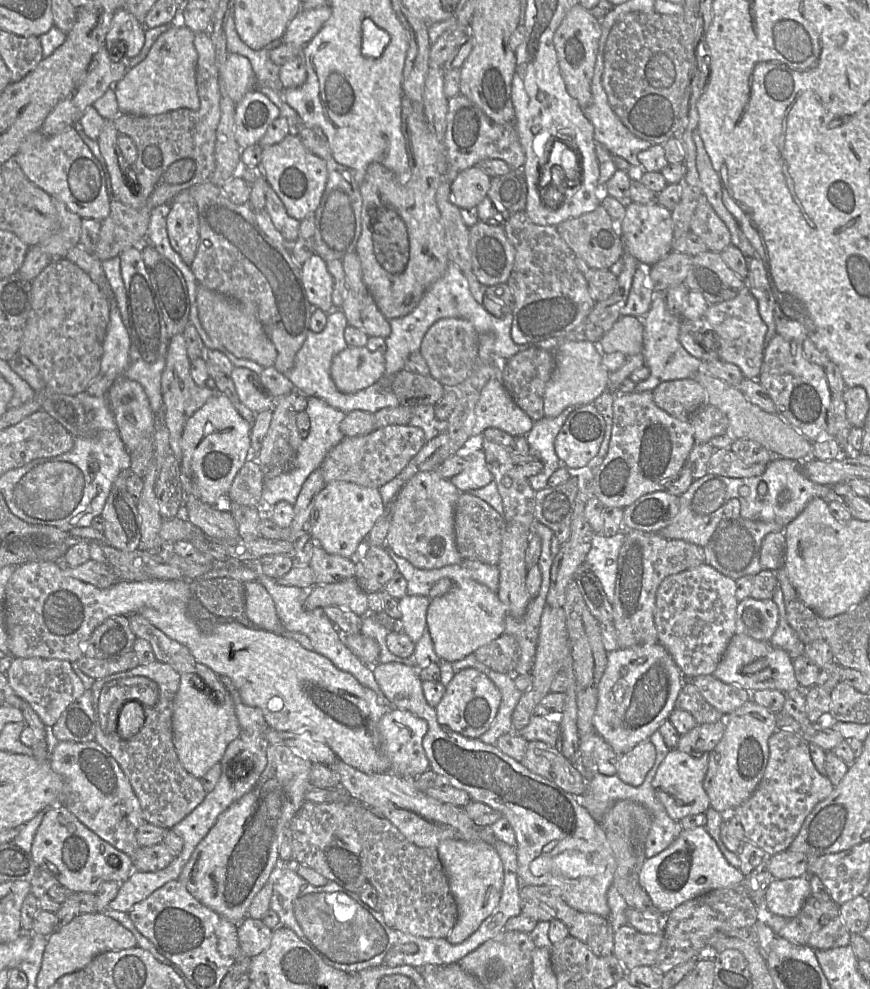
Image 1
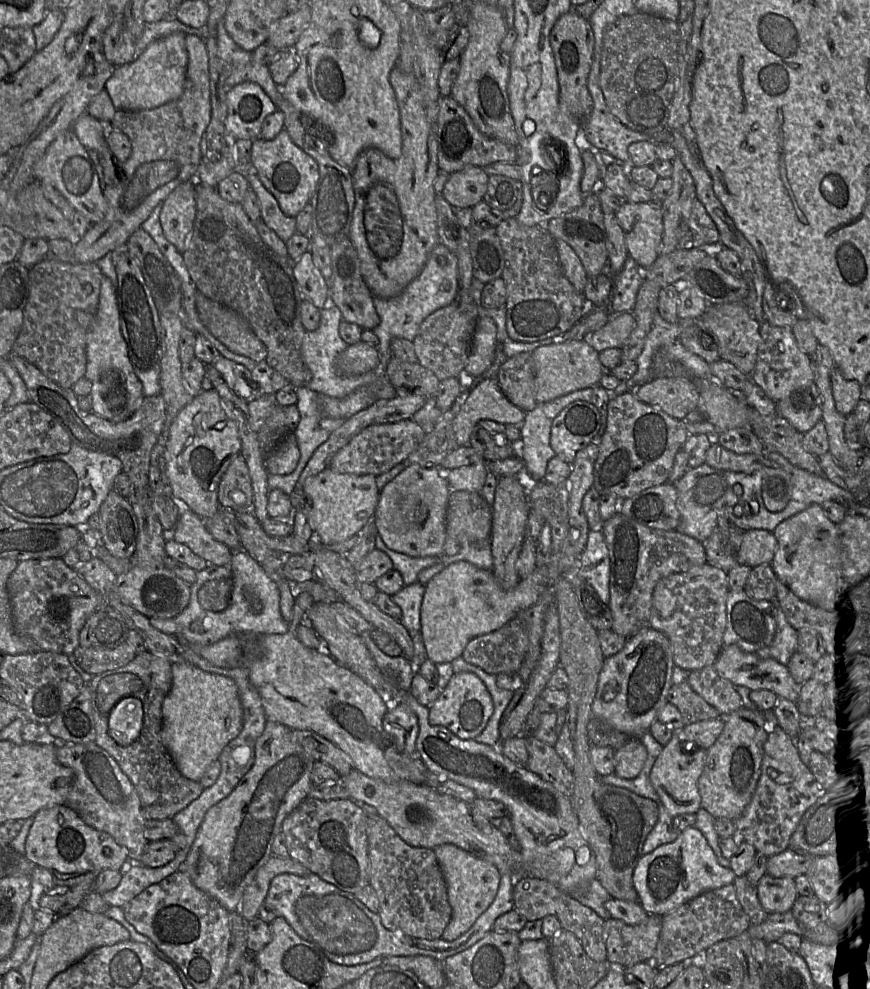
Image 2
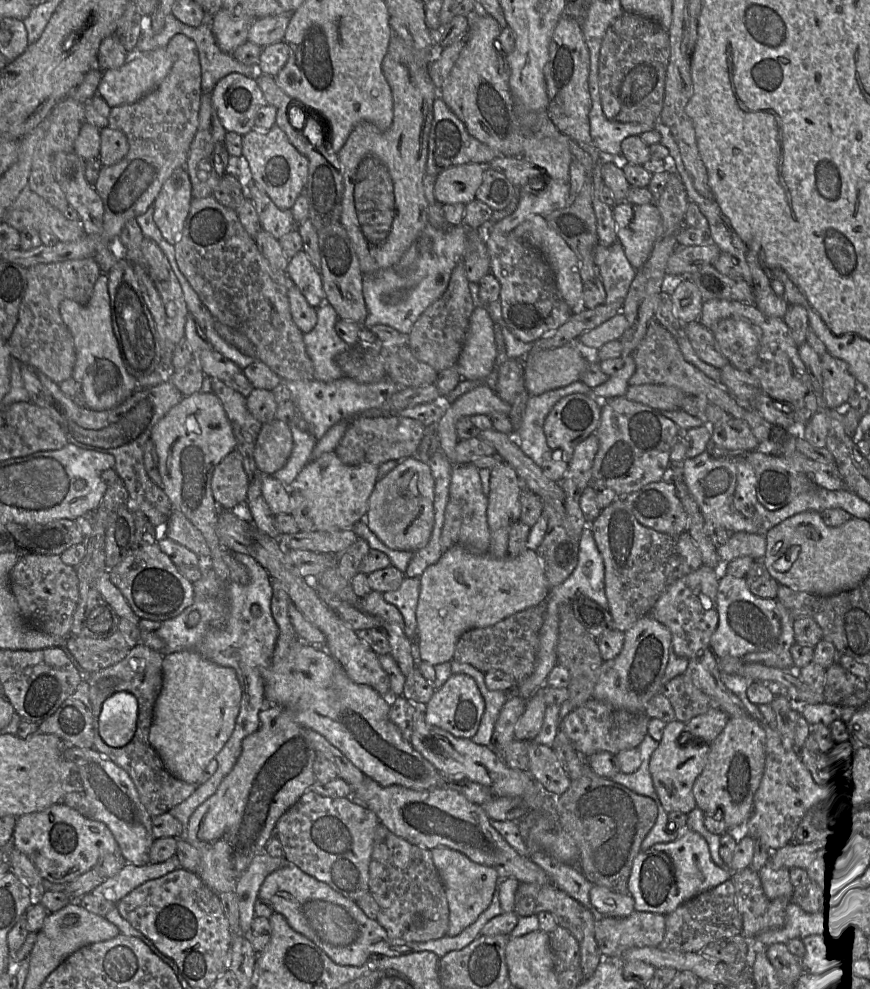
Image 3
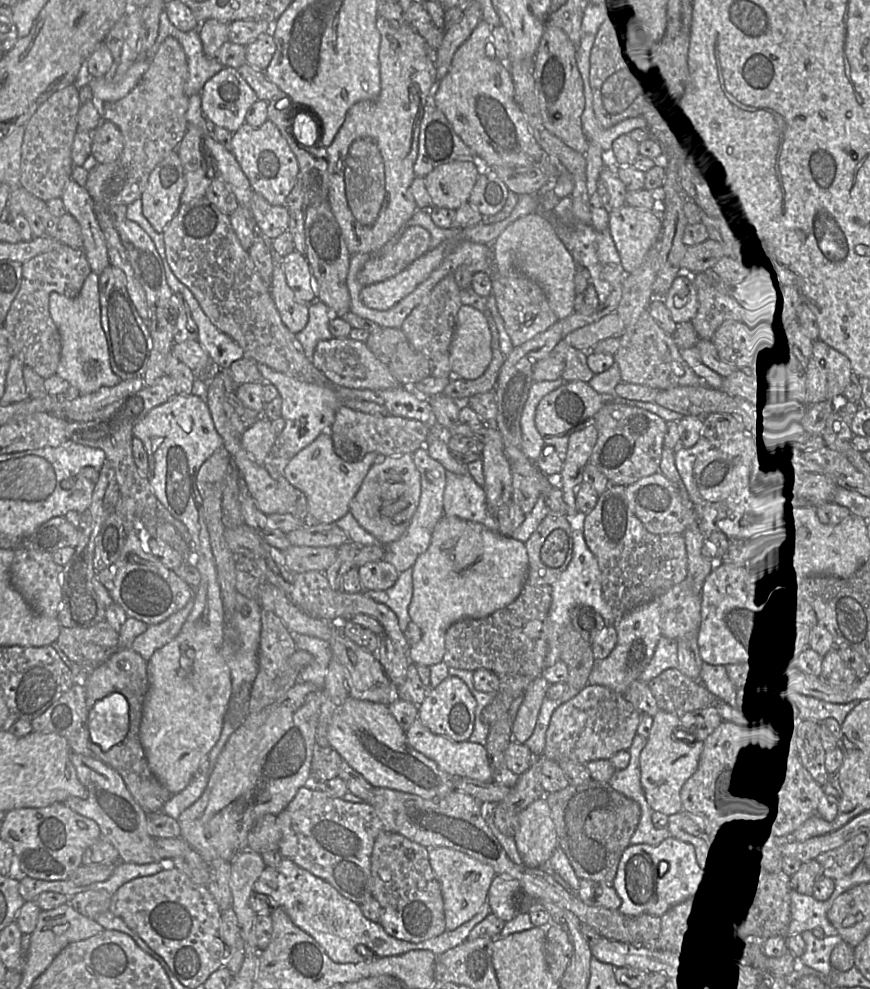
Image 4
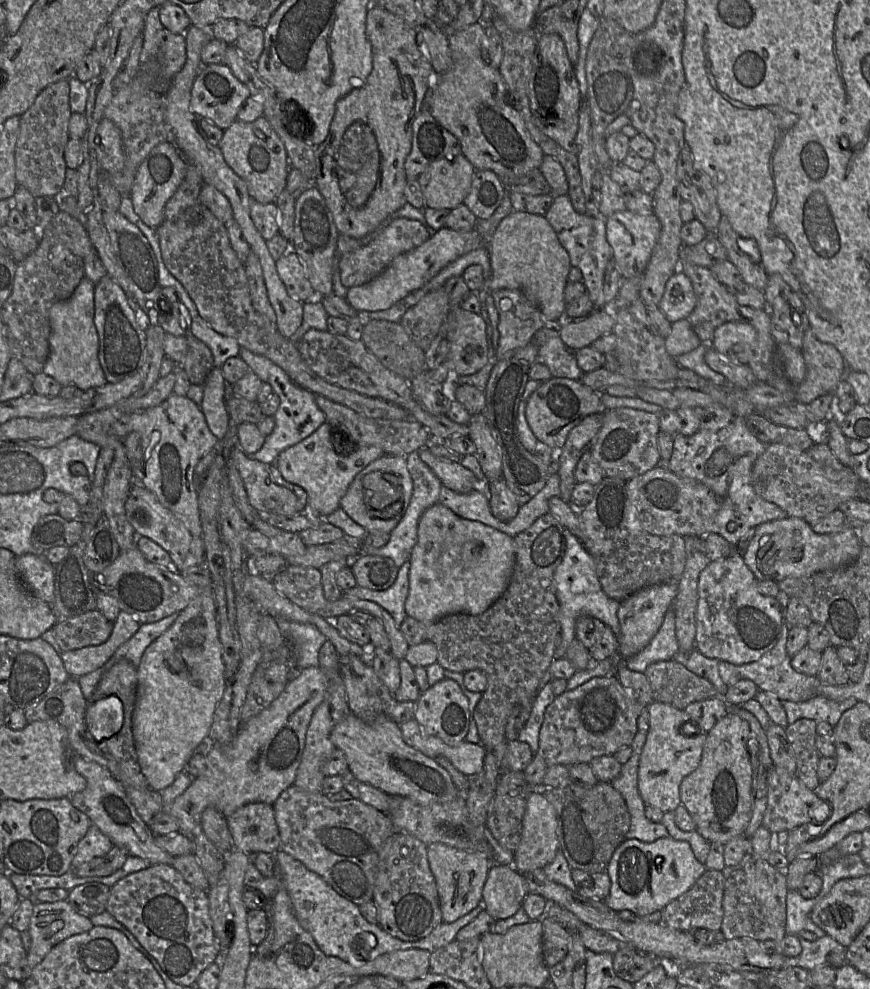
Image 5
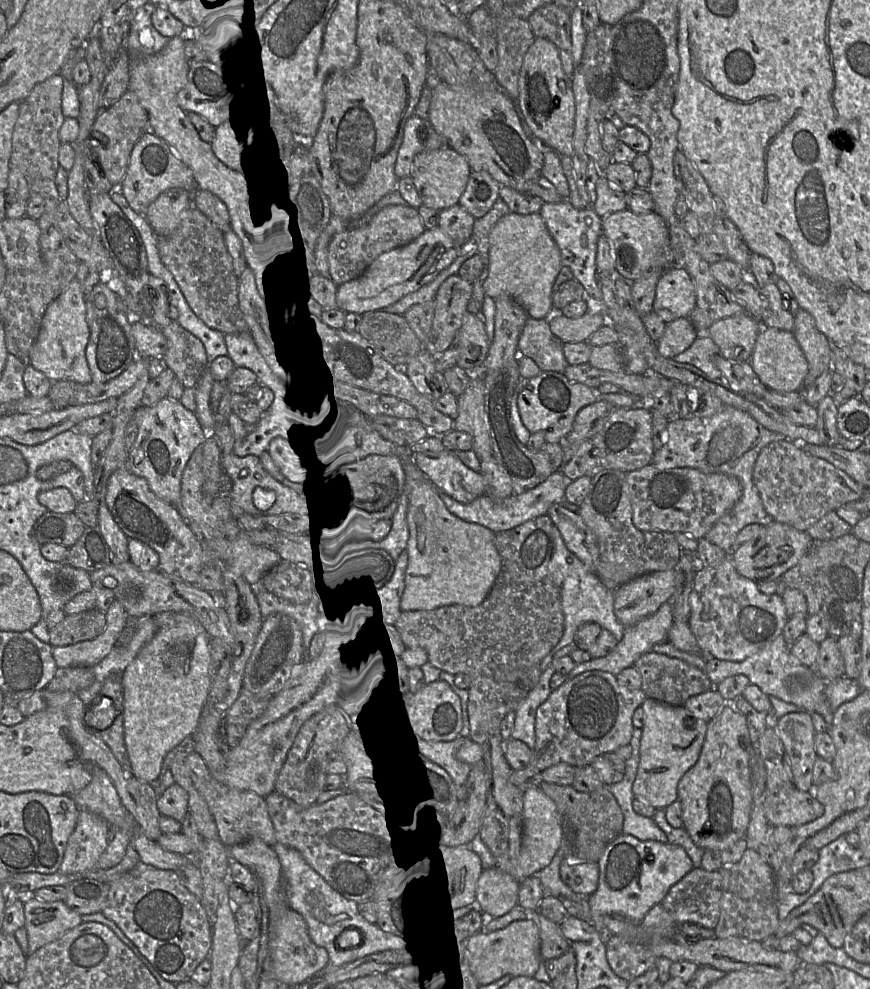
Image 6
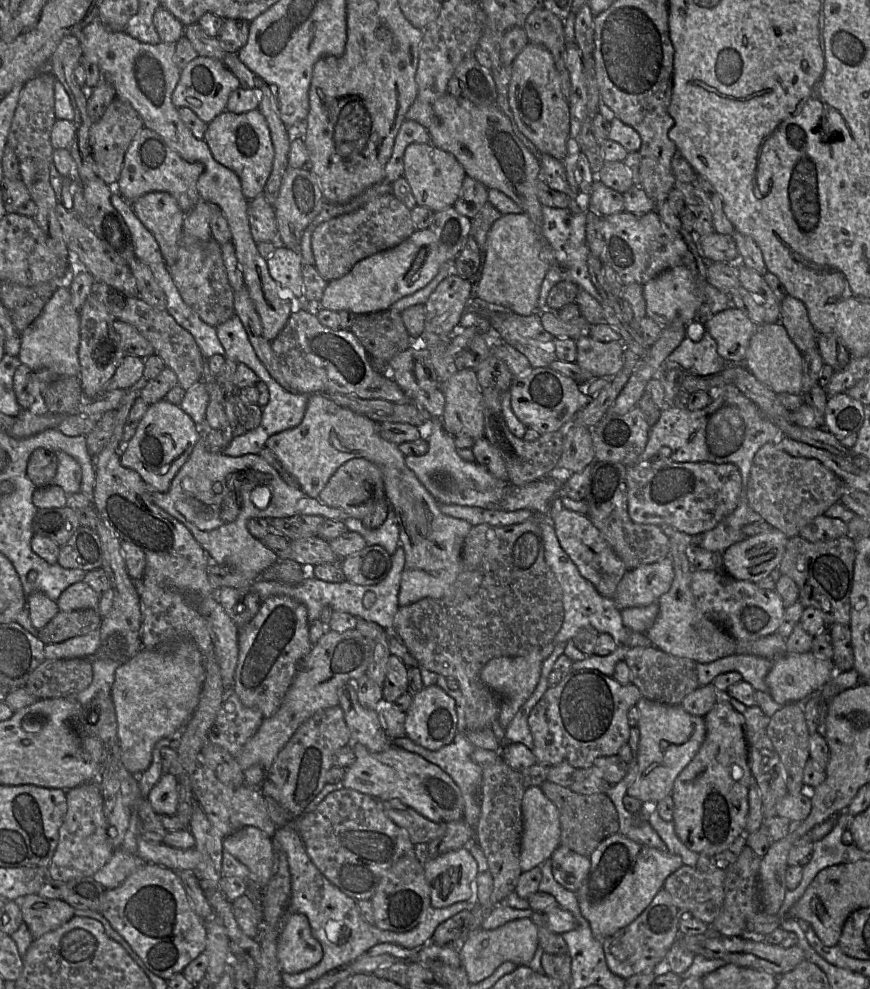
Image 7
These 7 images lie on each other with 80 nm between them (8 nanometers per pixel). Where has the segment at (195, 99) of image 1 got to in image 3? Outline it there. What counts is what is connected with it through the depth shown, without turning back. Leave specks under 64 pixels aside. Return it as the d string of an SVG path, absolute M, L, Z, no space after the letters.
M158 48L135 55L128 53L127 62L123 66L103 72L96 94L100 95L111 108L132 104L158 87L168 75L172 65L173 59L166 48Z

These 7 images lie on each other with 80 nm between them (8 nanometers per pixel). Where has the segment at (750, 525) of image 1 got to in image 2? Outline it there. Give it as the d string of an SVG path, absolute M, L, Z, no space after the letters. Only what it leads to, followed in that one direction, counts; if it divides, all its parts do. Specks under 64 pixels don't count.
M716 526L712 534L703 542L707 563L726 573L740 565L737 556L744 532L736 526L731 529L719 529Z

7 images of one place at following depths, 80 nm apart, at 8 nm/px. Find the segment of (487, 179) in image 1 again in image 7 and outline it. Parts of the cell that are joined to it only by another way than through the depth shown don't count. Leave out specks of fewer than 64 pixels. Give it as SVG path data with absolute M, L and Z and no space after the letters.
M412 143L404 153L403 177L408 181L417 205L434 212L453 207L466 177L463 166L454 155L432 144Z

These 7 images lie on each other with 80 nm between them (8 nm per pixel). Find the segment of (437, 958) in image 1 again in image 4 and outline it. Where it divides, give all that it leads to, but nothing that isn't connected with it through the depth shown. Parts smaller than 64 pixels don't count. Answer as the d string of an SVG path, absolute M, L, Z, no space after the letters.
M283 857L277 867L266 867L261 874L253 890L270 896L270 907L282 907L292 922L312 936L337 963L360 963L372 958L367 956L368 953L359 953L358 945L367 947L374 957L395 956L411 950L430 950L437 956L467 941L470 931L491 914L491 908L486 901L471 920L458 928L446 930L423 942L413 943L390 936L379 922L372 922L364 917L357 903L343 897L328 882L288 858Z

